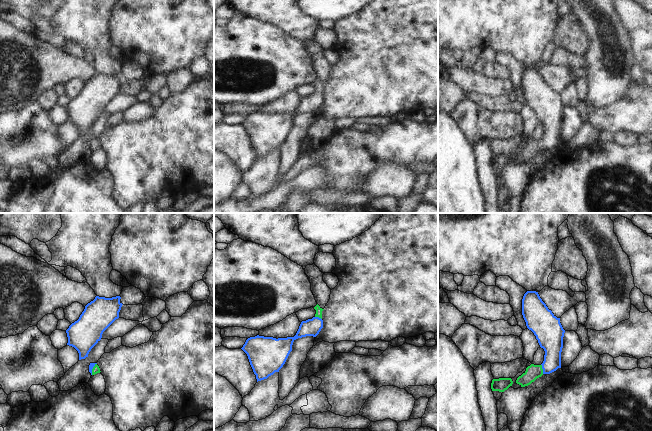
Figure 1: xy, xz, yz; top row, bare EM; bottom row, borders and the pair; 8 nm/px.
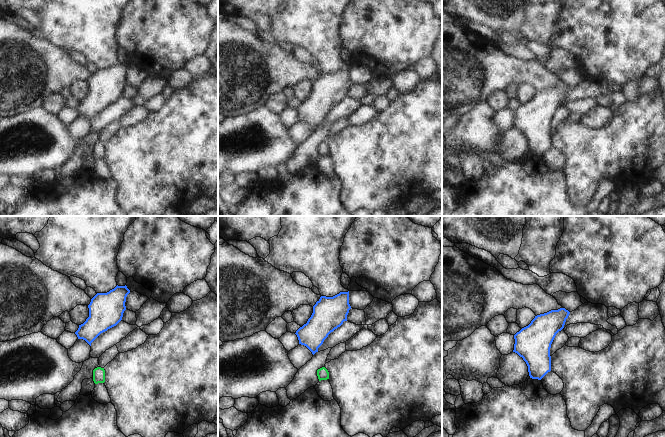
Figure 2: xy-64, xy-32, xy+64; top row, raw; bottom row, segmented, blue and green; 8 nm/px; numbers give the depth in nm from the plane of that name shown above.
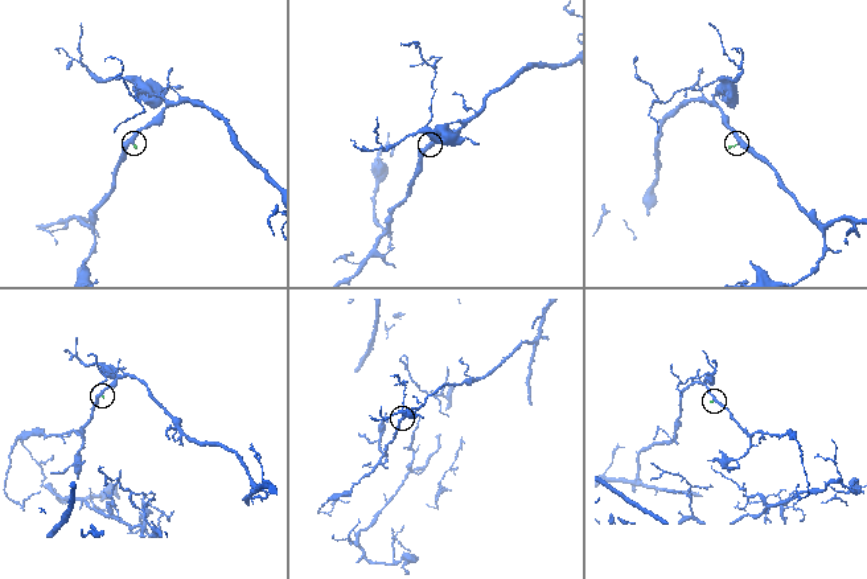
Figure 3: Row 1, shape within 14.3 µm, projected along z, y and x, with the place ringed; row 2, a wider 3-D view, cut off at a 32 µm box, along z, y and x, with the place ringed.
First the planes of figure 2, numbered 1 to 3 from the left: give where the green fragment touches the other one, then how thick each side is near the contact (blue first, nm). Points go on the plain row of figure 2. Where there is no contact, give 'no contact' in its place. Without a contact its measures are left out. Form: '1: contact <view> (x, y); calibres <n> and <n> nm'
1: no contact
2: no contact
3: no contact

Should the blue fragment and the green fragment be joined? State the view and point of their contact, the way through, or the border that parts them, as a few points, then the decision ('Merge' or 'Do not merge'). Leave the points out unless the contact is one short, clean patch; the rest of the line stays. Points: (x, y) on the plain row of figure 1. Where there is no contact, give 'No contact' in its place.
Touches blue at yz (542, 144). Path across: yz (550, 114), (550, 136), (542, 144), (532, 148). Merge.

